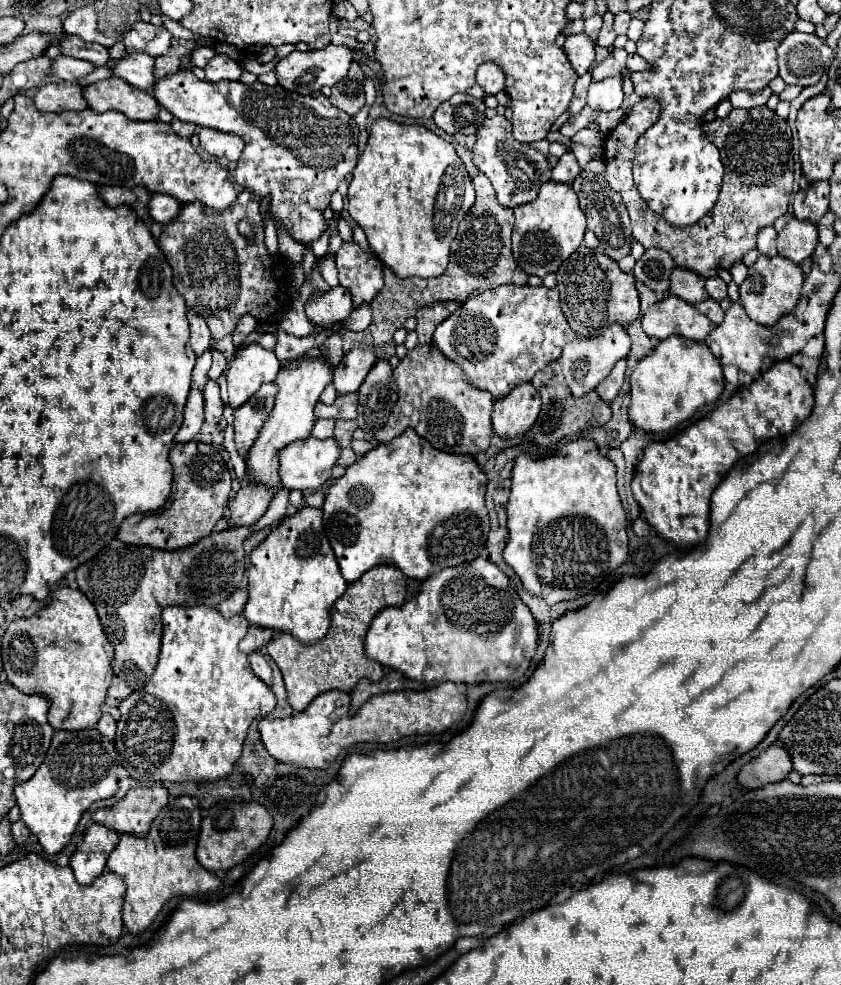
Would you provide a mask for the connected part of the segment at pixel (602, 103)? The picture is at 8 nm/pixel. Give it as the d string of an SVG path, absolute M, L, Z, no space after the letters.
M608 77L604 81L592 81L588 89L588 107L594 111L614 111L620 109L624 99L622 79Z

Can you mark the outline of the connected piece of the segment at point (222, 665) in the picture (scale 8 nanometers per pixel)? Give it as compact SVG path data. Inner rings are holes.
M168 605L162 611L162 625L164 625L162 647L160 647L160 657L158 657L152 679L142 689L142 693L132 693L126 699L122 699L120 705L118 705L122 717L118 721L118 731L116 731L116 737L114 737L116 753L120 755L120 763L130 773L130 777L136 779L136 781L142 781L142 783L160 783L160 781L162 783L166 783L166 781L206 783L206 781L218 781L218 779L226 777L232 771L236 759L240 757L242 741L246 739L248 727L254 721L254 717L262 717L262 715L270 713L274 709L274 705L276 705L276 697L274 697L274 693L270 691L270 687L264 681L260 681L260 679L256 679L256 675L252 675L252 669L248 667L248 657L238 649L238 643L244 639L246 631L248 631L248 621L242 615L234 615L234 617L226 619L216 609L204 607L204 605L198 605L198 607L180 607L180 605L172 607L172 605Z

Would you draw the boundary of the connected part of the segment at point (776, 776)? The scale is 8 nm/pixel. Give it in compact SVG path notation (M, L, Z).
M770 745L766 751L762 751L740 769L738 783L746 789L760 789L768 783L784 781L790 771L790 755L780 745Z

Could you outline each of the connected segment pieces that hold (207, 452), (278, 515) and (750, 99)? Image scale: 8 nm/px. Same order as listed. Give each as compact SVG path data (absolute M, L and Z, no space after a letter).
M188 441L176 443L170 451L170 463L174 467L172 493L164 509L154 513L138 513L120 525L116 537L130 545L148 545L154 549L182 549L198 543L210 535L216 521L224 517L224 507L230 495L230 471L218 445Z
M280 489L280 491L278 491L278 495L272 499L268 511L266 511L264 517L256 523L254 529L262 529L262 527L268 527L268 525L272 525L272 523L280 523L280 521L286 517L286 511L288 511L288 505L290 505L288 493L290 493L288 489Z
M764 87L760 93L746 93L746 91L734 91L730 95L730 103L734 107L740 107L740 109L752 109L752 107L762 107L766 105L768 97L772 95L772 89L770 87Z

